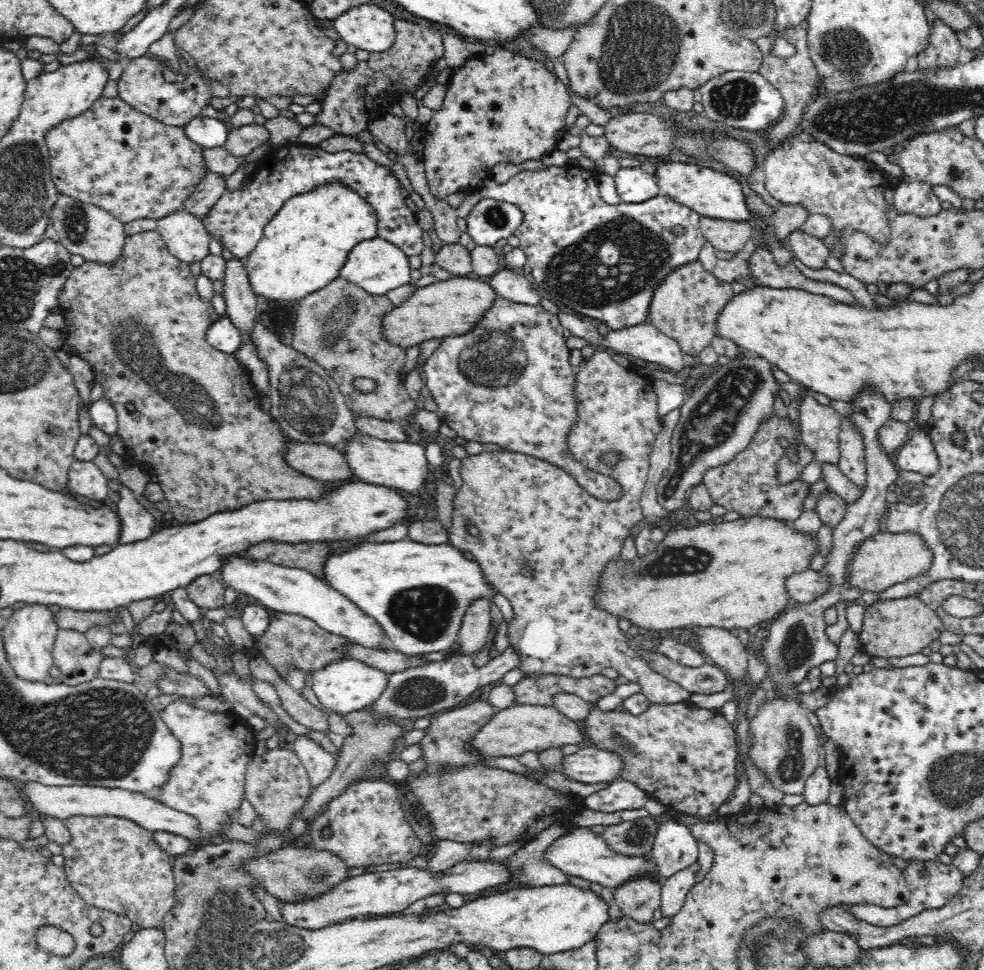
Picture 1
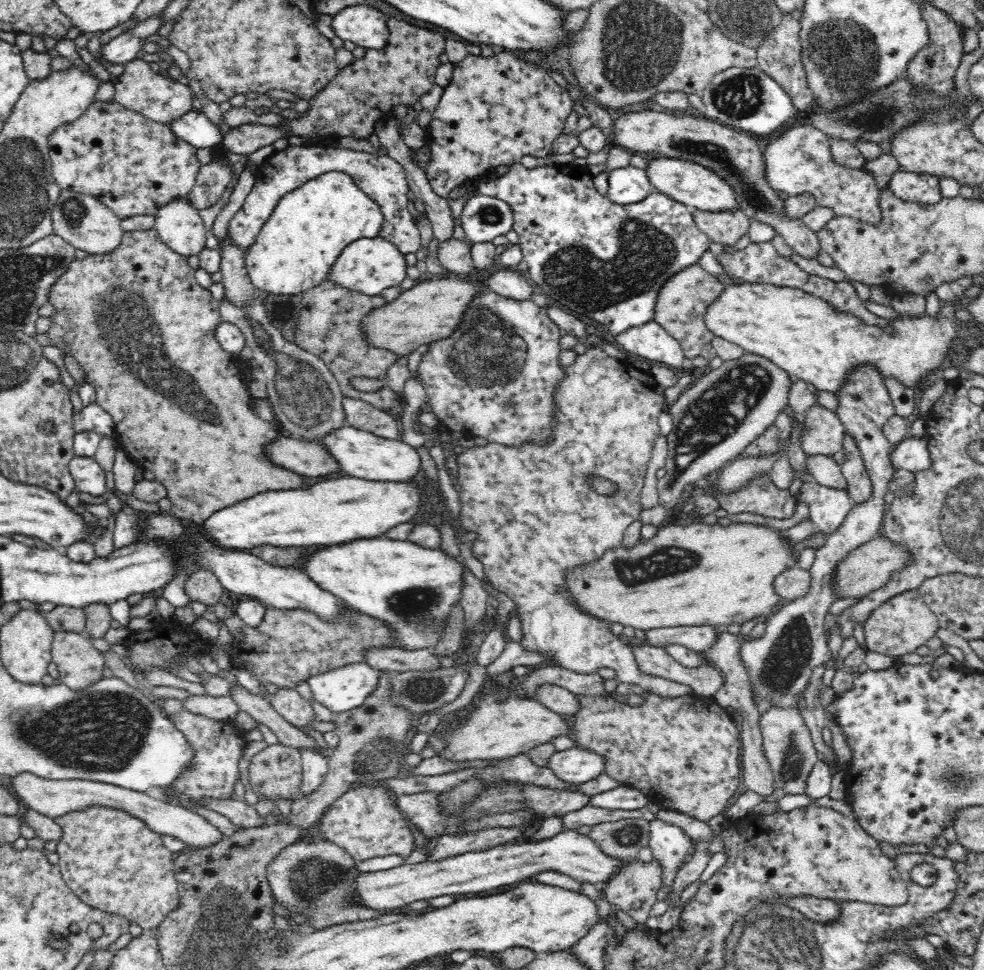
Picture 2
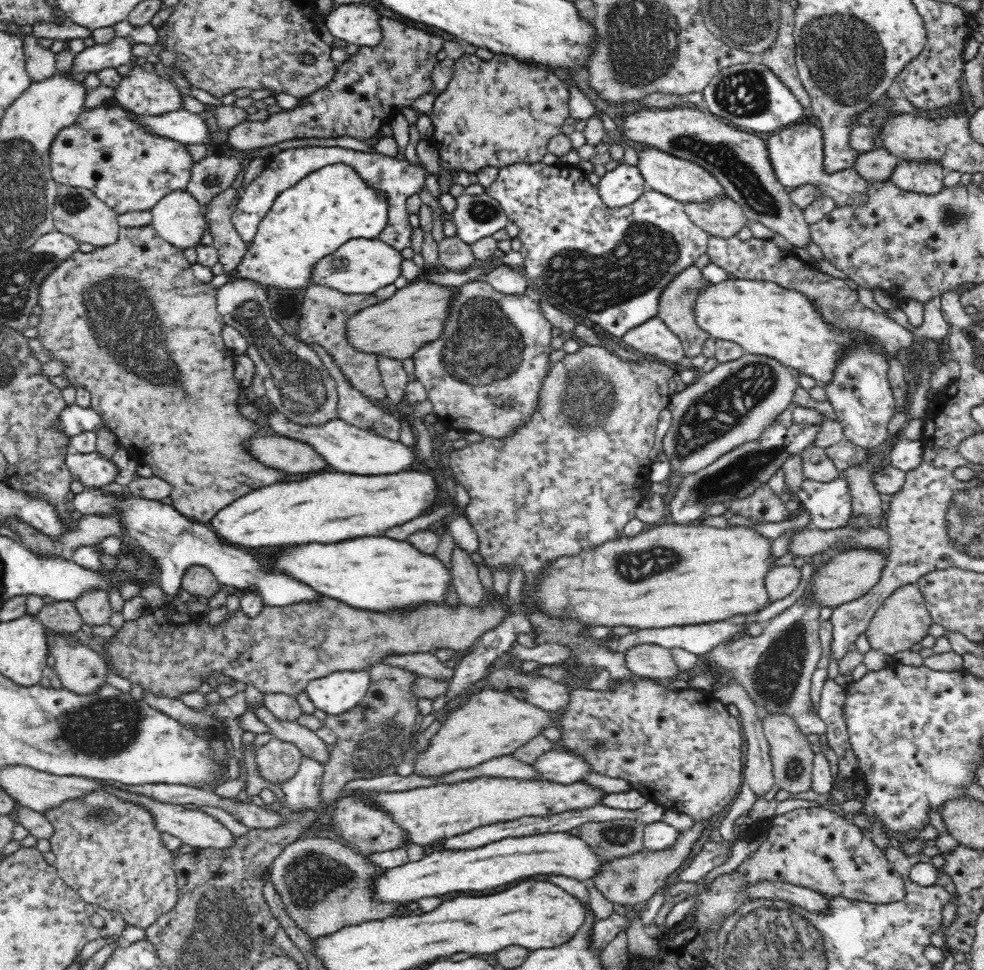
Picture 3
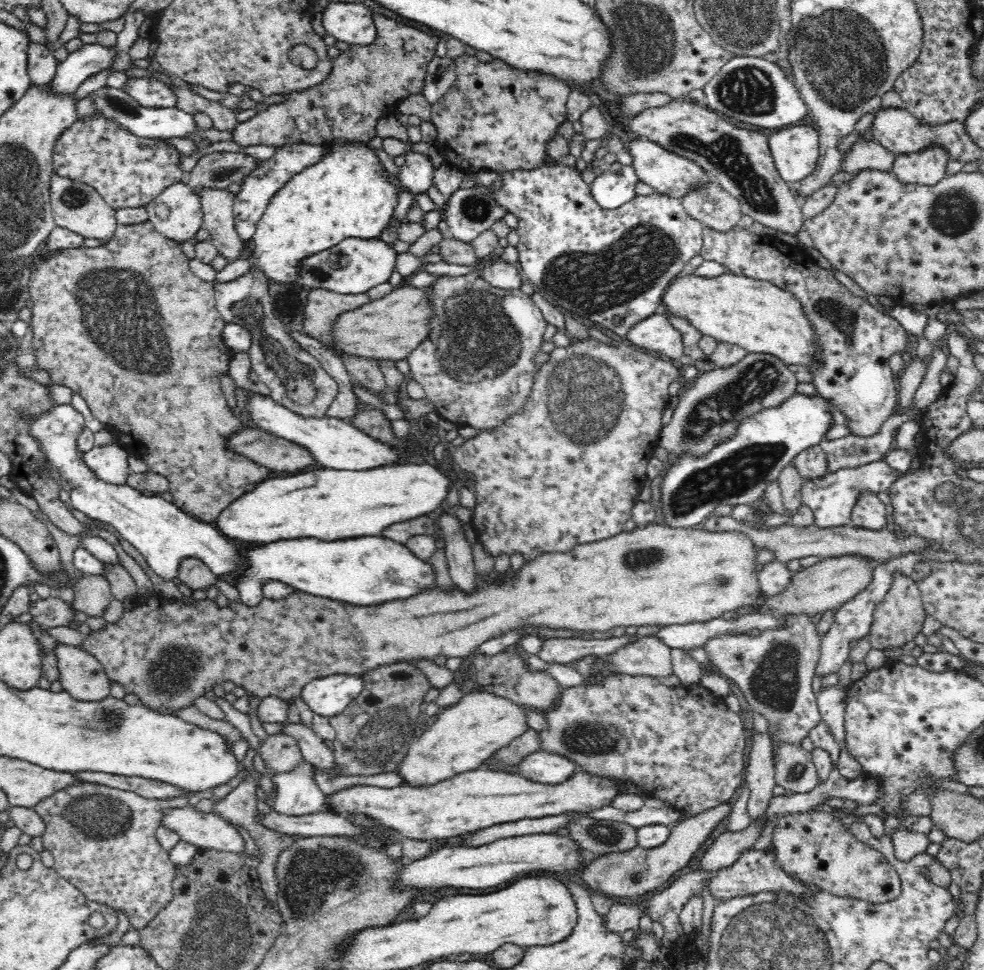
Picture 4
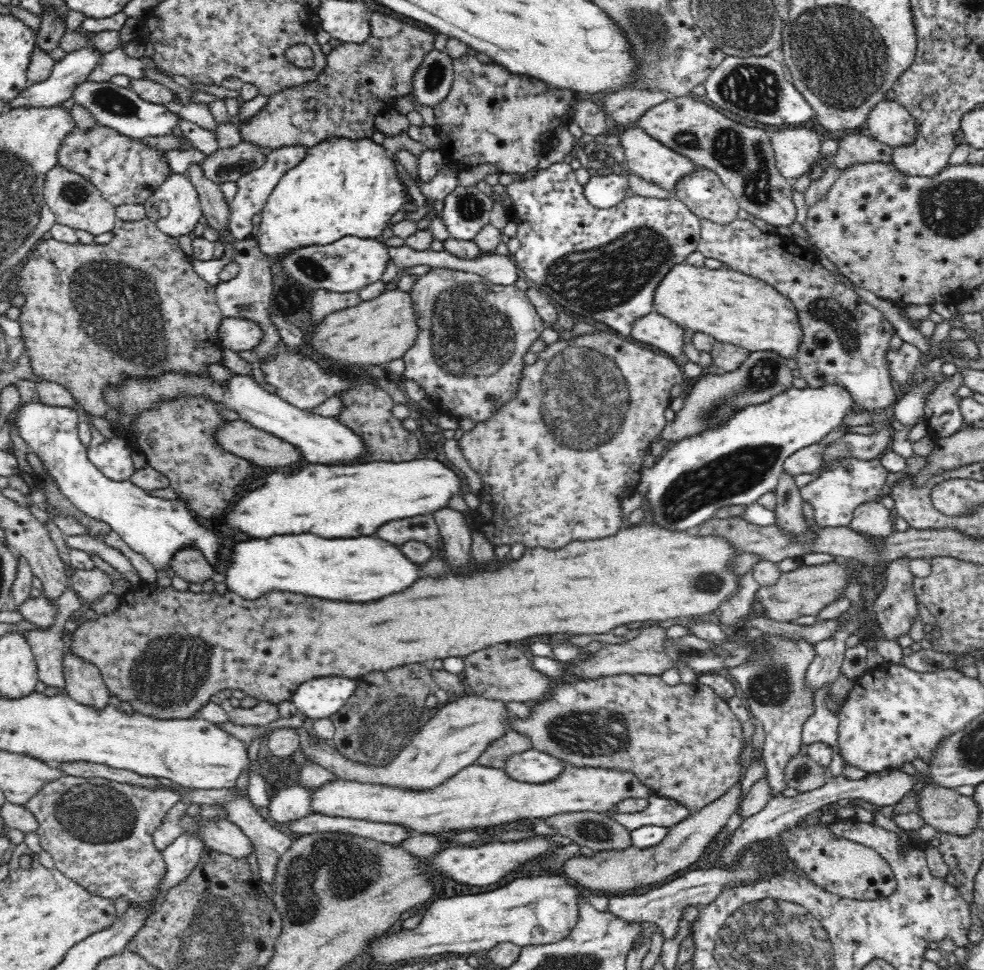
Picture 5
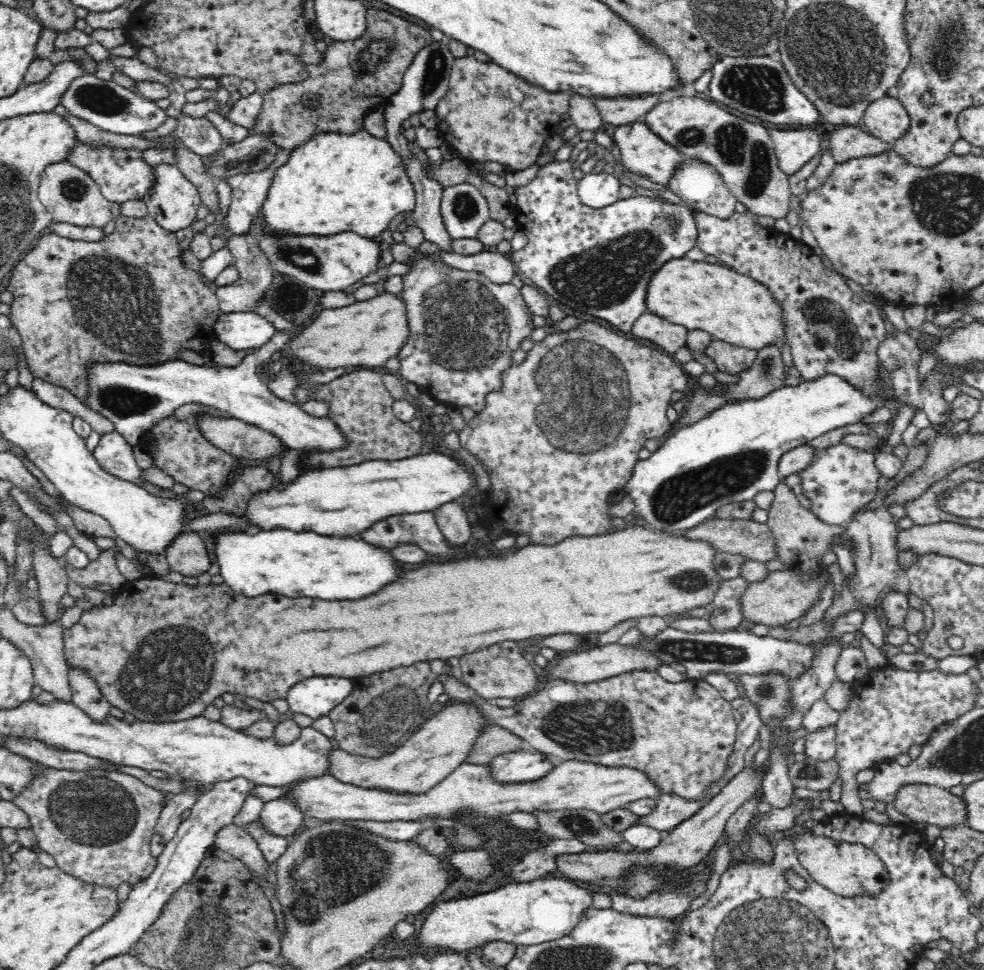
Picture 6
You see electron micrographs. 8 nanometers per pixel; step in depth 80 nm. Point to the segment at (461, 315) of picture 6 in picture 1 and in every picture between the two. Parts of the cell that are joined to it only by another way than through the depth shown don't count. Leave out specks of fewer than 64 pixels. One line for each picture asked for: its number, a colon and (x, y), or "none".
1: (509, 382)
2: (495, 378)
3: (485, 374)
4: (477, 367)
5: (468, 357)

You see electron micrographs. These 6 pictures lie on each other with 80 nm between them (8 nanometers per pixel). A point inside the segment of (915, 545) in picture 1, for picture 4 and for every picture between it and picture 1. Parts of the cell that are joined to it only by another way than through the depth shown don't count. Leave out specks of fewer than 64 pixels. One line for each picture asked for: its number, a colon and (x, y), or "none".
2: (868, 568)
3: (852, 574)
4: (833, 581)

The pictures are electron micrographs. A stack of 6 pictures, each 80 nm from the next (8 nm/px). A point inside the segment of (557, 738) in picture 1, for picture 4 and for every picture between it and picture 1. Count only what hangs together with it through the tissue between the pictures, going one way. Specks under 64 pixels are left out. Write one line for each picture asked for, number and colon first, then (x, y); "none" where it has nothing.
2: (496, 730)
3: (491, 724)
4: (465, 735)

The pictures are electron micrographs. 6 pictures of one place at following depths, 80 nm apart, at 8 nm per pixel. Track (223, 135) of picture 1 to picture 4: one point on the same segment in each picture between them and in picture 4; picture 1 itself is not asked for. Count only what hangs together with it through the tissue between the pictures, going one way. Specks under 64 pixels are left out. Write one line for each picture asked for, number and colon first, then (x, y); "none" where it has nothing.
2: (195, 128)
3: (186, 127)
4: (159, 123)

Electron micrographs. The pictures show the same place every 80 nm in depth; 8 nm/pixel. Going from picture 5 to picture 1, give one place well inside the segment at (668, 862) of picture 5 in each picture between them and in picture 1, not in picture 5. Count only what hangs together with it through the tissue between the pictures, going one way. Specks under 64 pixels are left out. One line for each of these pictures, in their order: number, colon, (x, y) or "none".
1: (638, 899)
2: (634, 890)
3: (631, 881)
4: (632, 874)

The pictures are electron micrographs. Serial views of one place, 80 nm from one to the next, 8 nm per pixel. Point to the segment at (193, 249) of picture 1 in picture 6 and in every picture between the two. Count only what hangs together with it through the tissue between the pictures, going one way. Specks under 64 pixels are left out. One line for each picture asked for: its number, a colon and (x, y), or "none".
2: (178, 224)
3: (177, 218)
4: (176, 213)
5: (174, 208)
6: (173, 201)

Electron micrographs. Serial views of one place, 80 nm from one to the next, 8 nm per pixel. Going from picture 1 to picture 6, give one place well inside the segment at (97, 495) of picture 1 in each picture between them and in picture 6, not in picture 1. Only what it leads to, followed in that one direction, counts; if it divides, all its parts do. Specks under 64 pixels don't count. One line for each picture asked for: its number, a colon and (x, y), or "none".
2: (88, 477)
3: (91, 470)
4: (109, 463)
5: (113, 459)
6: (114, 454)

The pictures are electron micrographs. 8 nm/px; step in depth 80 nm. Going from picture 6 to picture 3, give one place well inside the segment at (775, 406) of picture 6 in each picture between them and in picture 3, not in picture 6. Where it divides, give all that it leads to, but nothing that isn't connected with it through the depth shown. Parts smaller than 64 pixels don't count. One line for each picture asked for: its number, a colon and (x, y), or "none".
3: (736, 475)
4: (738, 472)
5: (736, 464)

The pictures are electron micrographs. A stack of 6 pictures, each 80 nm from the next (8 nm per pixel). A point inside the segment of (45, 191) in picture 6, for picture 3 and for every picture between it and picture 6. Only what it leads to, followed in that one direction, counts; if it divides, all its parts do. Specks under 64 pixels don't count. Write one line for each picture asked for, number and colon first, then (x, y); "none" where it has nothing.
3: (79, 213)
4: (78, 207)
5: (76, 202)

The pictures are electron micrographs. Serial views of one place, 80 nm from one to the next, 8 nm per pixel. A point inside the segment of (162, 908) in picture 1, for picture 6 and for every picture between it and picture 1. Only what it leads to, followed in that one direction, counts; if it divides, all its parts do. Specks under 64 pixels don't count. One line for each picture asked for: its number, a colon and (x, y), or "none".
2: (110, 859)
3: (110, 852)
4: (104, 840)
5: (100, 833)
6: (97, 825)

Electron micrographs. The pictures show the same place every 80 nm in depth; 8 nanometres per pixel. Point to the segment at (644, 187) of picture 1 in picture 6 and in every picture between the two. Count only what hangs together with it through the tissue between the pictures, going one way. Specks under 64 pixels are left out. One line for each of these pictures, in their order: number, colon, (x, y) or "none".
2: (628, 185)
3: (623, 184)
4: (616, 186)
5: (602, 191)
6: (600, 190)

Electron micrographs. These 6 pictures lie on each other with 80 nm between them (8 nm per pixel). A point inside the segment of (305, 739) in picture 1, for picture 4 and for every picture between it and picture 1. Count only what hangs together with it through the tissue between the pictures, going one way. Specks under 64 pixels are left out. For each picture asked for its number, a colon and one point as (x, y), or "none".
2: (315, 764)
3: (302, 791)
4: (296, 793)

